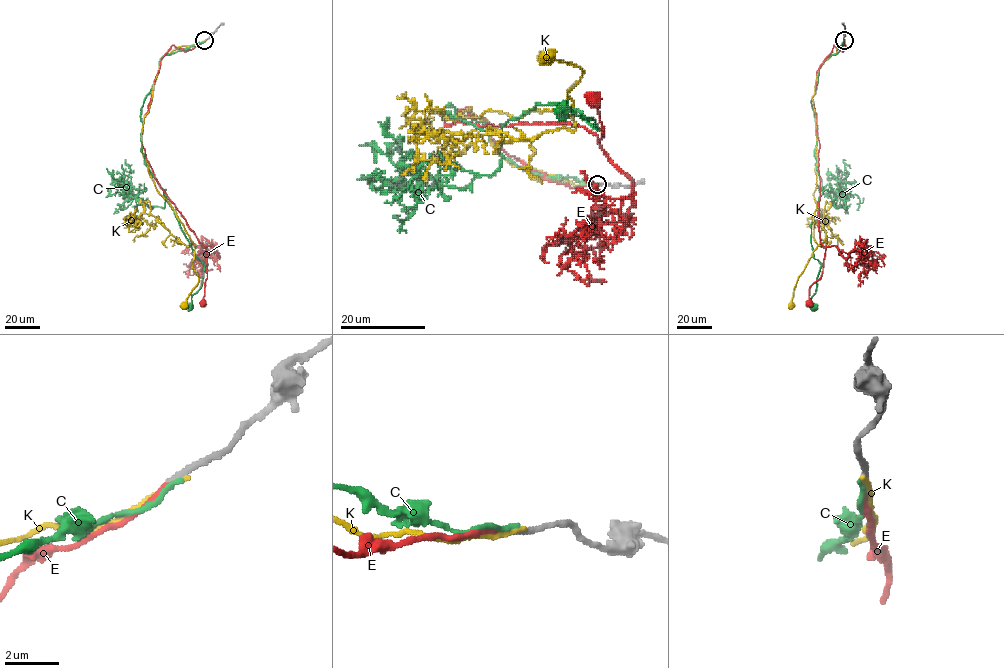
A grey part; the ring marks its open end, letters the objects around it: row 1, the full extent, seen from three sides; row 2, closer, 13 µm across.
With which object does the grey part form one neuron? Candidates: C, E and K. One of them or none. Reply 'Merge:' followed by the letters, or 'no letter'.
Merge: E

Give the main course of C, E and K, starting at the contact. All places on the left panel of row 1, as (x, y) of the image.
C: (205, 40), (160, 58), (140, 117), (144, 163), (204, 264), (203, 283), (190, 306)
E: (204, 40), (183, 51), (172, 44), (161, 58), (141, 134), (146, 159), (158, 183), (205, 248), (202, 303)
K: (205, 40), (179, 46), (160, 60), (141, 134), (155, 188), (194, 245), (192, 267), (198, 283), (183, 304)

